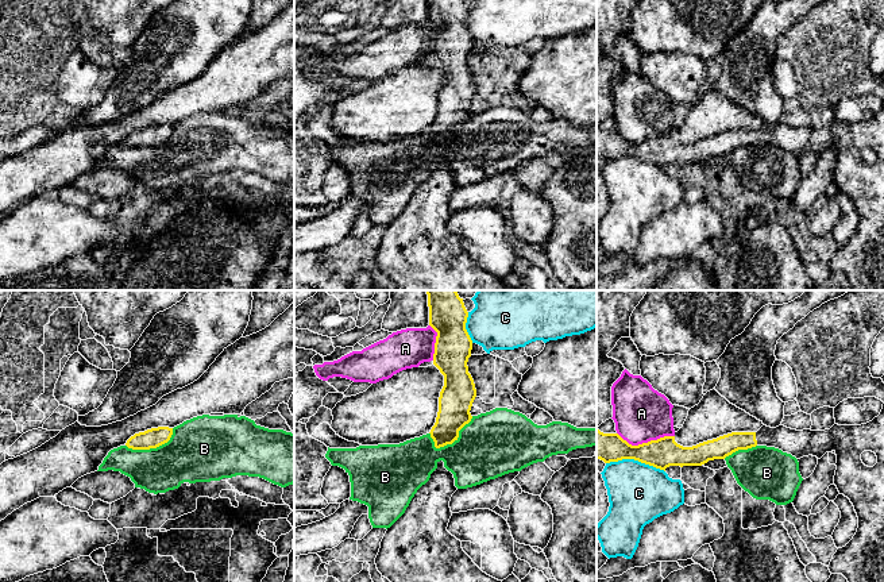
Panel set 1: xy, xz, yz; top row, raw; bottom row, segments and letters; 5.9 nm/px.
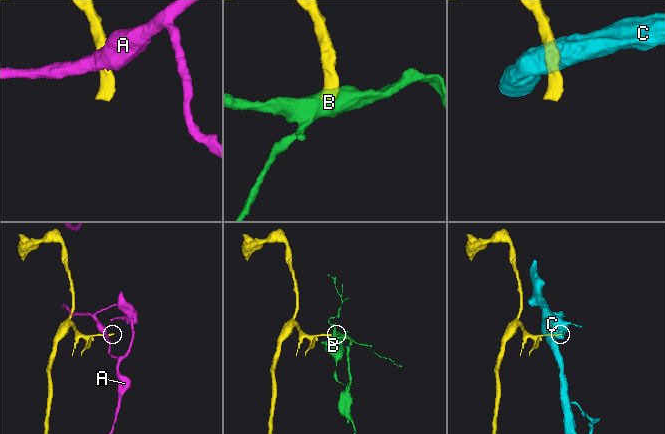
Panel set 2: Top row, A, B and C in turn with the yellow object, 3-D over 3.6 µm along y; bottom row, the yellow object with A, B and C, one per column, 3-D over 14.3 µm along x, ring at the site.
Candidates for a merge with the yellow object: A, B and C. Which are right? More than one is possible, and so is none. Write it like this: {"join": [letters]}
{"join": []}

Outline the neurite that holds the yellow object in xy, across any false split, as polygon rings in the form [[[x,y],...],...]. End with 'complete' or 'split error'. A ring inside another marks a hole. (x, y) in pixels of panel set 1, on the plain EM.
[[[158,124],[131,134],[126,143],[132,147],[150,147],[157,146],[170,138],[173,126]]]; complete

